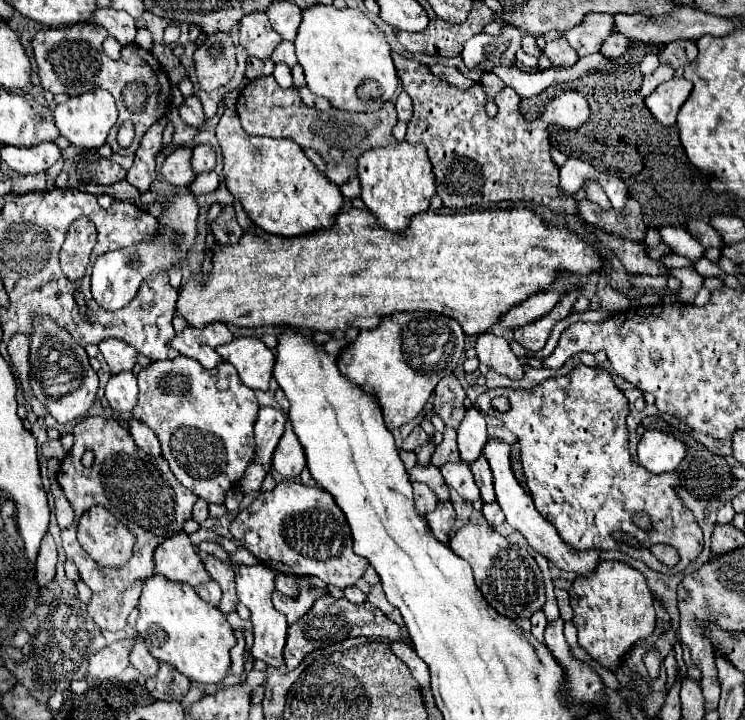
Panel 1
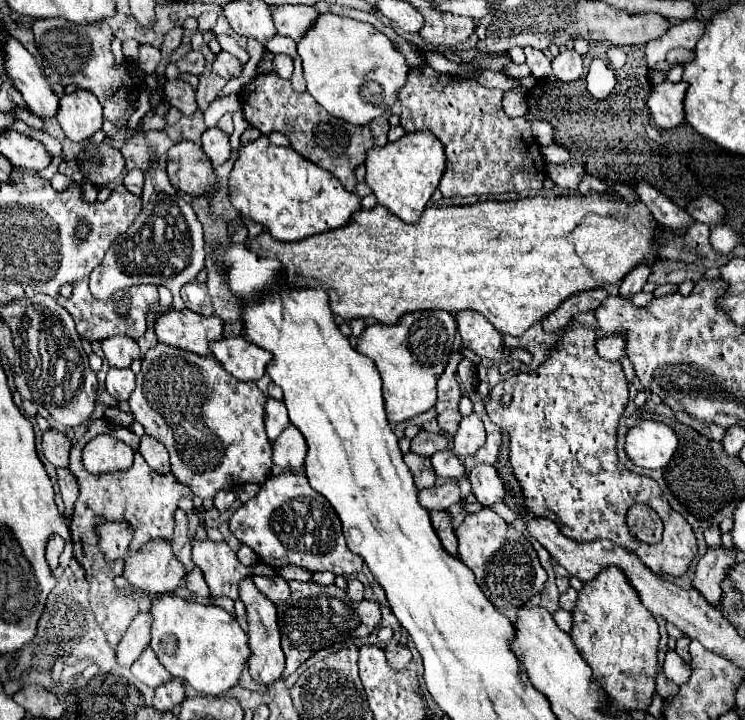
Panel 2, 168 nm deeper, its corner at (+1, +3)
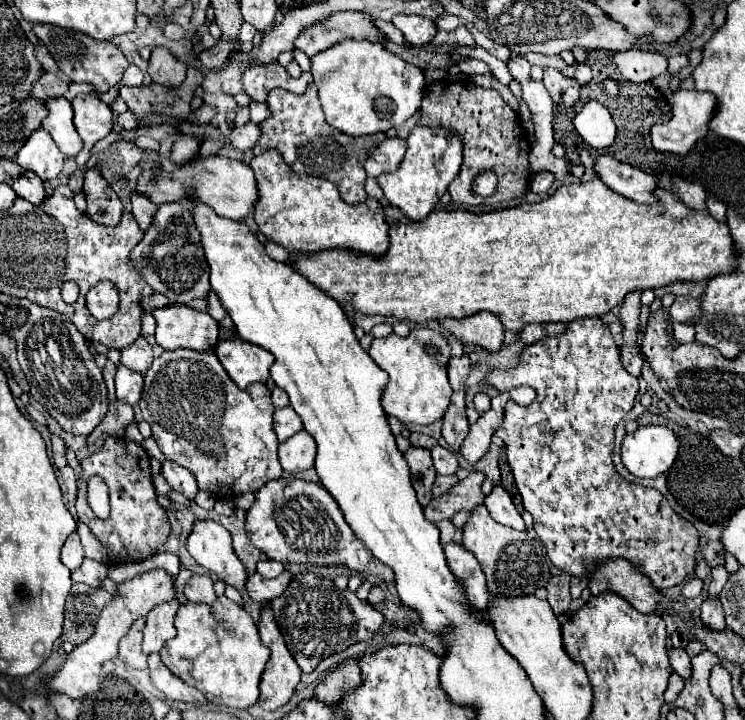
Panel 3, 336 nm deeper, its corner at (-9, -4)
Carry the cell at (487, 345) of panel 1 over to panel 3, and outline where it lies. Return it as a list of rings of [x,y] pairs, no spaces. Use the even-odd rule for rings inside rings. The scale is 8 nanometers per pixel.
[[[478,312],[468,318],[444,318],[438,320],[442,328],[452,332],[456,340],[462,344],[476,344],[484,350],[500,350],[502,348],[502,322],[496,314]]]

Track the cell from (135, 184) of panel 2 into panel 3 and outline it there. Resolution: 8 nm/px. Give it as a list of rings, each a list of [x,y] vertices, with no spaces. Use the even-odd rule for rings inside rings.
[[[134,194],[132,196],[132,214],[134,214],[136,222],[140,224],[142,232],[146,232],[150,228],[156,210],[158,210],[158,206],[152,204],[152,202],[148,202],[146,196],[142,196],[142,194]]]

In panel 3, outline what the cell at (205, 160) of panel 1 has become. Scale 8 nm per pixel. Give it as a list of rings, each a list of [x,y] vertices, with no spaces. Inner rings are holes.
[[[248,122],[248,124],[232,130],[230,144],[232,144],[232,148],[236,148],[236,150],[250,150],[250,148],[254,148],[254,144],[258,142],[260,134],[262,134],[262,132],[260,132],[260,126],[254,124],[254,122]]]

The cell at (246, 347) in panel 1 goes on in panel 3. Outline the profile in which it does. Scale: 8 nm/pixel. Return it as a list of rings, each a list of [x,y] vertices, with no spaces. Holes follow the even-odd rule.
[[[240,338],[220,340],[214,354],[238,388],[246,388],[254,382],[266,382],[270,376],[268,370],[274,362],[274,356],[268,350]]]

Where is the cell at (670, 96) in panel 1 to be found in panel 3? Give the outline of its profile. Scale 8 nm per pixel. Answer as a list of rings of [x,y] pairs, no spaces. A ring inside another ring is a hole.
[[[676,90],[670,98],[670,108],[672,108],[672,120],[663,124],[654,124],[649,135],[652,138],[652,144],[656,150],[660,152],[670,152],[679,156],[685,156],[686,152],[696,144],[696,140],[704,138],[708,134],[708,122],[712,120],[714,116],[714,110],[716,110],[716,96],[712,92],[698,92],[698,90]],[[656,125],[658,128],[654,128]]]

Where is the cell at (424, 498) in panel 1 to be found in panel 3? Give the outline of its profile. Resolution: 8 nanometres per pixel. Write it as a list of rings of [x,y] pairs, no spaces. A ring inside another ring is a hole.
[[[470,472],[464,480],[456,482],[446,494],[432,498],[430,504],[424,508],[424,516],[430,522],[440,522],[440,520],[450,520],[456,512],[460,510],[472,510],[484,502],[482,494],[482,482],[484,482],[484,472]]]

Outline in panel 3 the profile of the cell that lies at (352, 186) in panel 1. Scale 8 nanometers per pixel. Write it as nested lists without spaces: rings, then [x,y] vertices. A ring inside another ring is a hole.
[[[386,138],[384,142],[380,142],[380,146],[368,152],[368,160],[364,163],[365,171],[368,172],[368,176],[394,172],[402,162],[404,152],[406,142],[402,138]]]

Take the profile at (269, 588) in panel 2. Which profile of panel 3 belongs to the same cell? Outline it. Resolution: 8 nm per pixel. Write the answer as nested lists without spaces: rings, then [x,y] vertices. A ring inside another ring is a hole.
[[[254,572],[246,580],[246,590],[248,590],[248,594],[250,594],[252,600],[256,600],[260,604],[266,604],[272,598],[284,594],[284,590],[288,588],[290,578],[292,578],[290,572],[282,572],[280,576],[270,578],[270,580],[268,578],[262,578],[258,572]]]

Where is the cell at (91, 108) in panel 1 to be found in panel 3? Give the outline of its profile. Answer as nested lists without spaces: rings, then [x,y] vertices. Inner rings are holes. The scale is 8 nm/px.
[[[78,94],[70,104],[74,110],[74,126],[86,150],[112,132],[112,110],[98,96]]]

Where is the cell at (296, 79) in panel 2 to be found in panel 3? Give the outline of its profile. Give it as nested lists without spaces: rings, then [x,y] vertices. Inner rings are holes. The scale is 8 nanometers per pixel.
[[[278,62],[266,66],[250,66],[242,78],[244,92],[256,102],[264,102],[268,92],[274,88],[284,88],[294,94],[302,94],[310,82],[312,82],[310,72],[304,72],[300,78],[294,80]]]

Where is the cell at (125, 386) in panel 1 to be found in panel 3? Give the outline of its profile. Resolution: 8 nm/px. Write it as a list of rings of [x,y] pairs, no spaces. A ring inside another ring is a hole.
[[[120,364],[116,370],[116,396],[122,402],[136,404],[140,400],[140,394],[142,394],[142,374]]]

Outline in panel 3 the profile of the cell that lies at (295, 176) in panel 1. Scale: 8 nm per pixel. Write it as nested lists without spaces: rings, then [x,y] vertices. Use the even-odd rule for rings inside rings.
[[[266,150],[264,154],[254,156],[250,166],[256,174],[260,190],[254,218],[260,232],[270,242],[302,254],[344,248],[356,250],[358,254],[382,256],[388,250],[388,224],[384,220],[384,208],[378,200],[366,198],[356,206],[348,206],[340,198],[336,184],[322,180],[314,186],[308,178],[298,178],[292,168],[282,162],[278,150]]]

